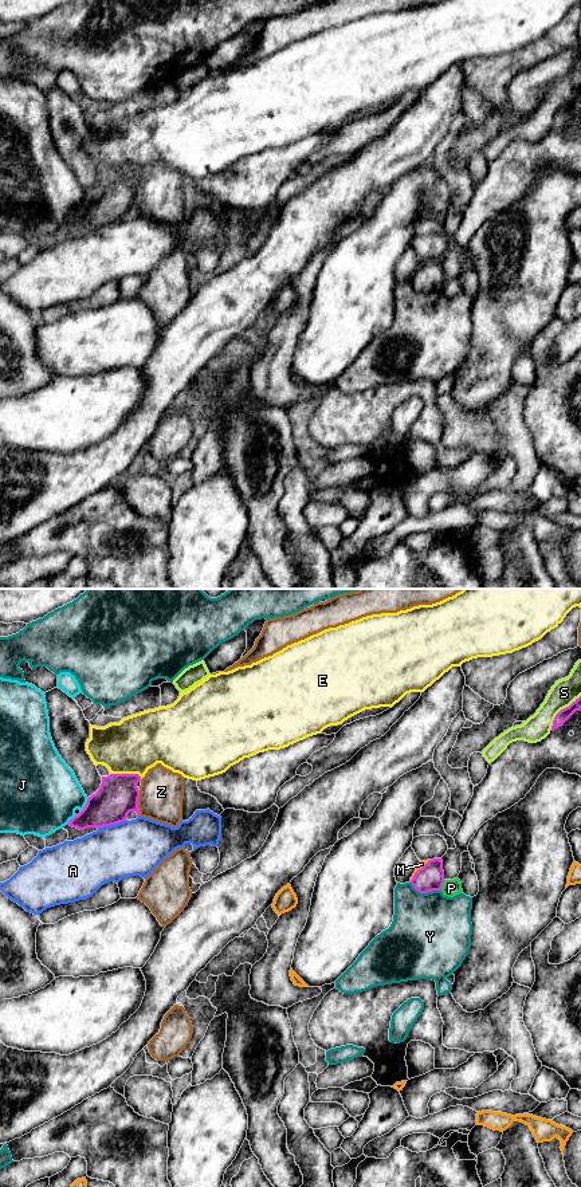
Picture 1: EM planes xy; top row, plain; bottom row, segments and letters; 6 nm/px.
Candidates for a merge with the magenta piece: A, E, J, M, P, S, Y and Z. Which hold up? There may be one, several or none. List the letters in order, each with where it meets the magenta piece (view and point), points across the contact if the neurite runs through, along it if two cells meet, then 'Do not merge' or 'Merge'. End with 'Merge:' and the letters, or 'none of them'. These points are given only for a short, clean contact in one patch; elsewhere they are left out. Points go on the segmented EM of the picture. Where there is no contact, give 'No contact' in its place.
A: Touches magenta at xy (112, 824). Do not merge
E: Touches magenta at xy (126, 774). Do not merge
J: Touches magenta at xy (86, 805). Do not merge
M: Touches magenta at xy (419, 869). Do not merge
P: Touches magenta at xy (442, 885). Boundary: xy (444, 880), (440, 889). Do not merge
S: Touches magenta at xy (560, 711). Do not merge
Y: Touches magenta at xy (426, 892). Do not merge
Z: Touches magenta at xy (137, 804). Do not merge
Merge: none of them

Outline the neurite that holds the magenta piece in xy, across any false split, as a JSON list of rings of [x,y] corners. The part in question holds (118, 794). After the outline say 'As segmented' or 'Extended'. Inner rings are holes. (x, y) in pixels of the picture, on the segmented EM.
[[[110,774],[102,777],[101,787],[89,797],[85,809],[67,825],[85,830],[103,828],[127,821],[127,814],[136,811],[140,817],[137,783],[138,774]]]. As segmented

